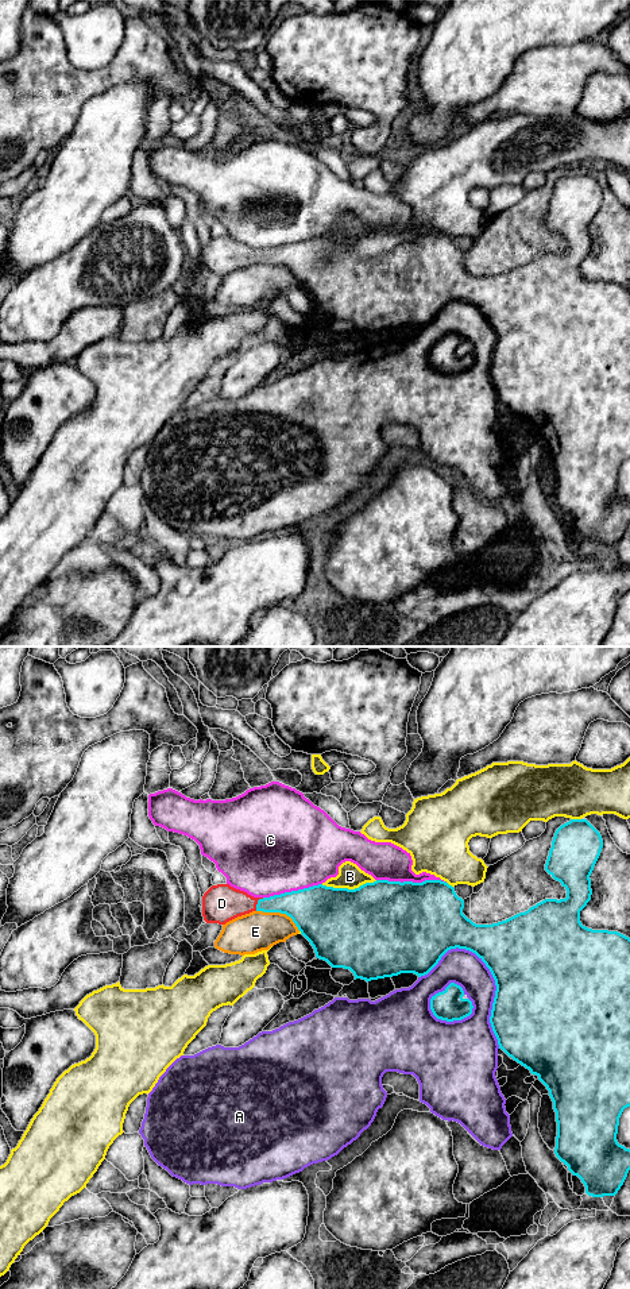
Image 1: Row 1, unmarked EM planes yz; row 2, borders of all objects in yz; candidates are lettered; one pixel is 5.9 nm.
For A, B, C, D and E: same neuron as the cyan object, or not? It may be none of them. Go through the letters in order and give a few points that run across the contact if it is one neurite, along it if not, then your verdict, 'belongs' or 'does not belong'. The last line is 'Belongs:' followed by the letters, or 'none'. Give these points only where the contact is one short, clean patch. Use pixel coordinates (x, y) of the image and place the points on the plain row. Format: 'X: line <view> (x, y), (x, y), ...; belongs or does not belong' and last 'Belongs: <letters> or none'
A: does not belong
B: does not belong
C: does not belong
D: line yz (300, 258), (293, 255), (258, 255), (221, 255); belongs
E: does not belong
Belongs: D

